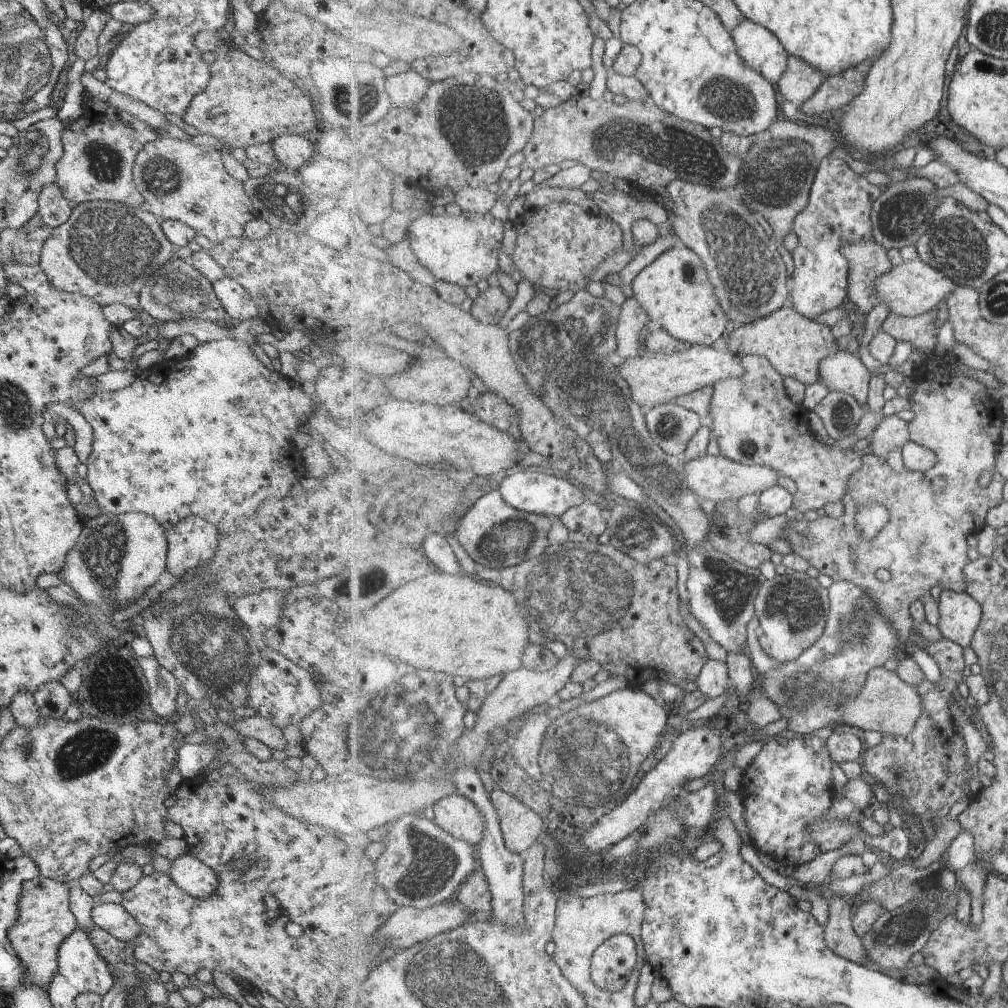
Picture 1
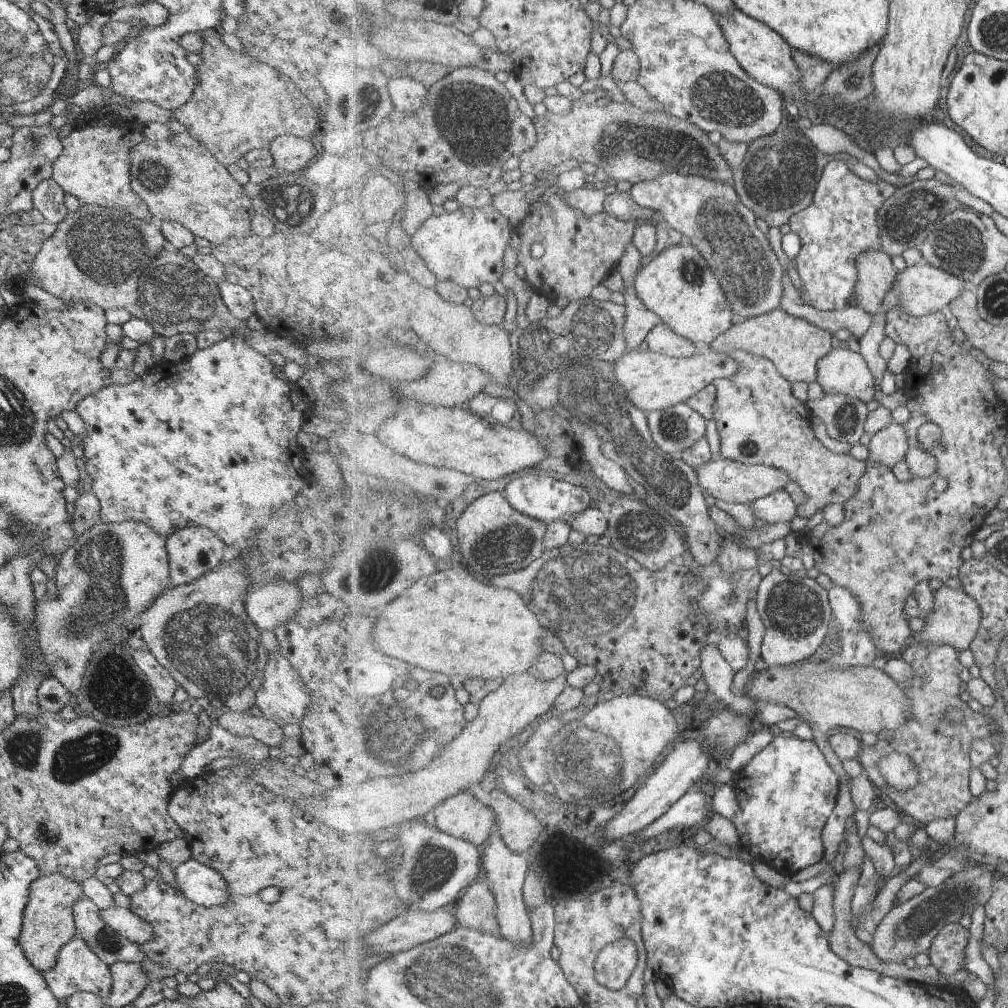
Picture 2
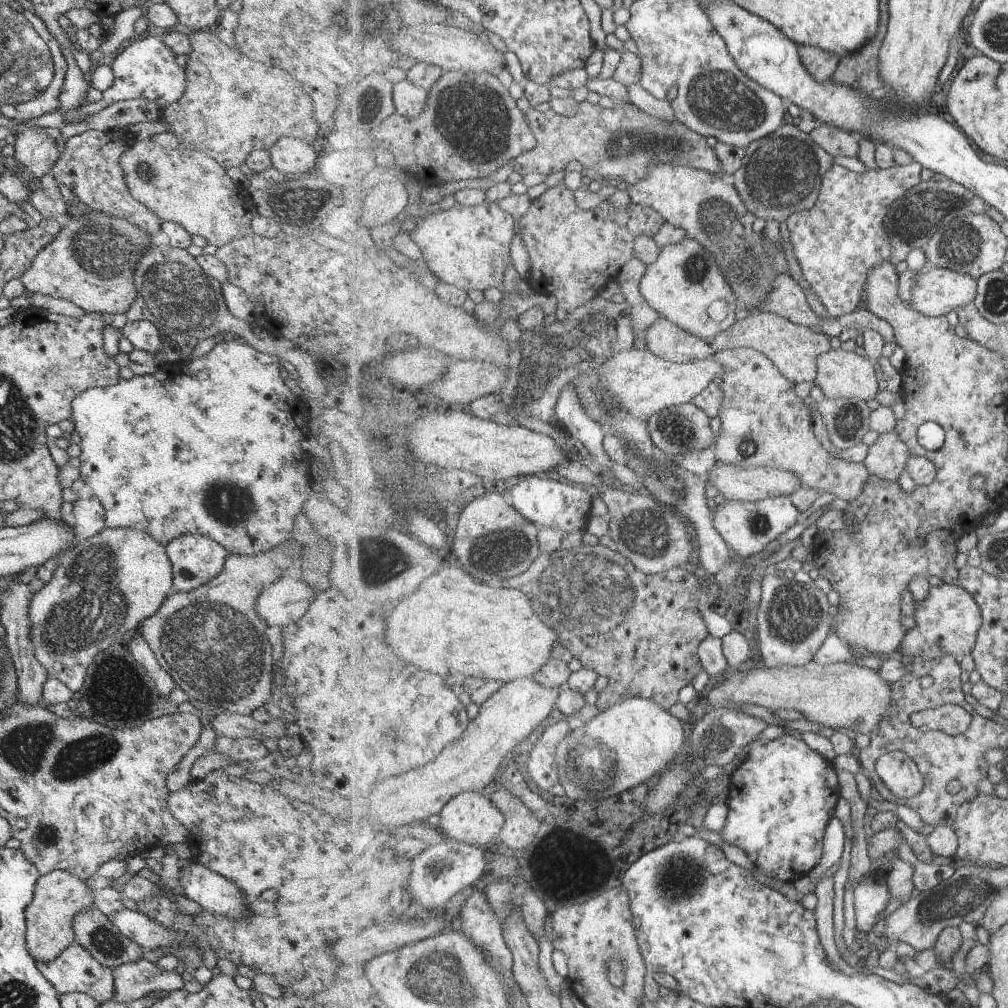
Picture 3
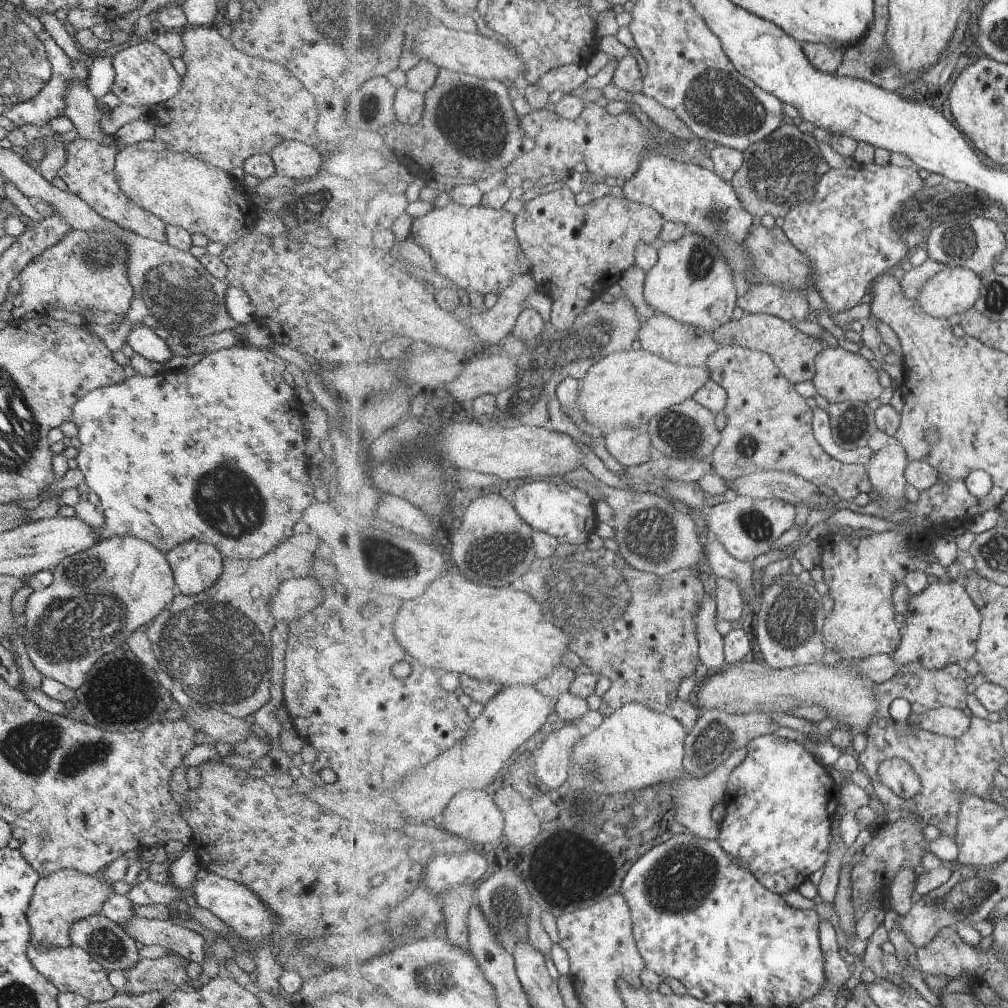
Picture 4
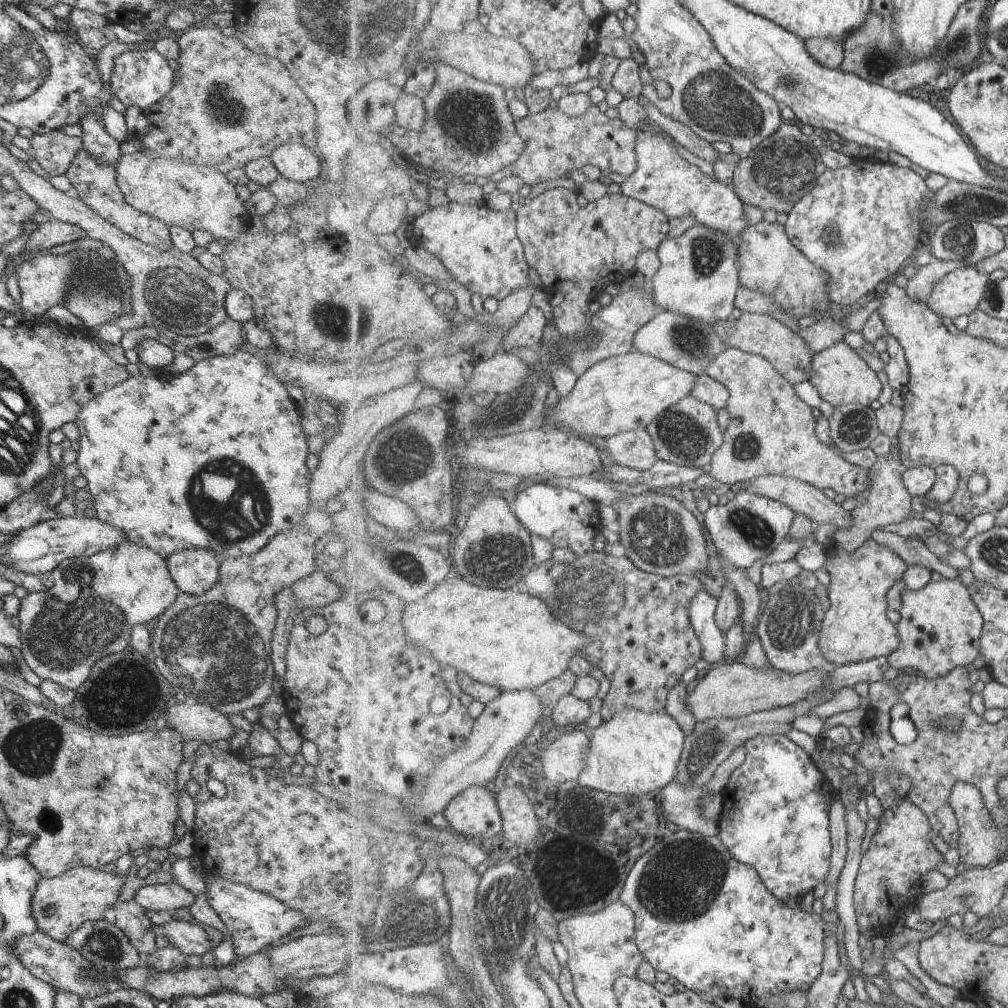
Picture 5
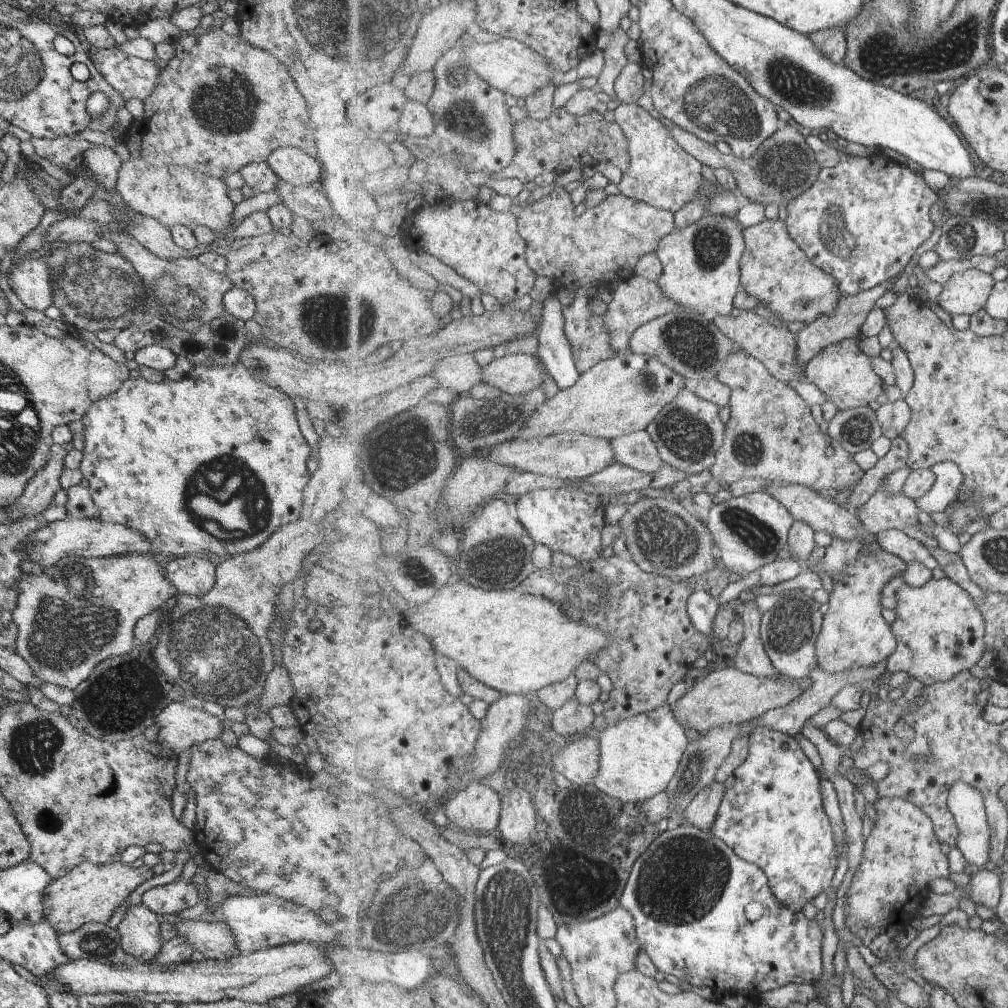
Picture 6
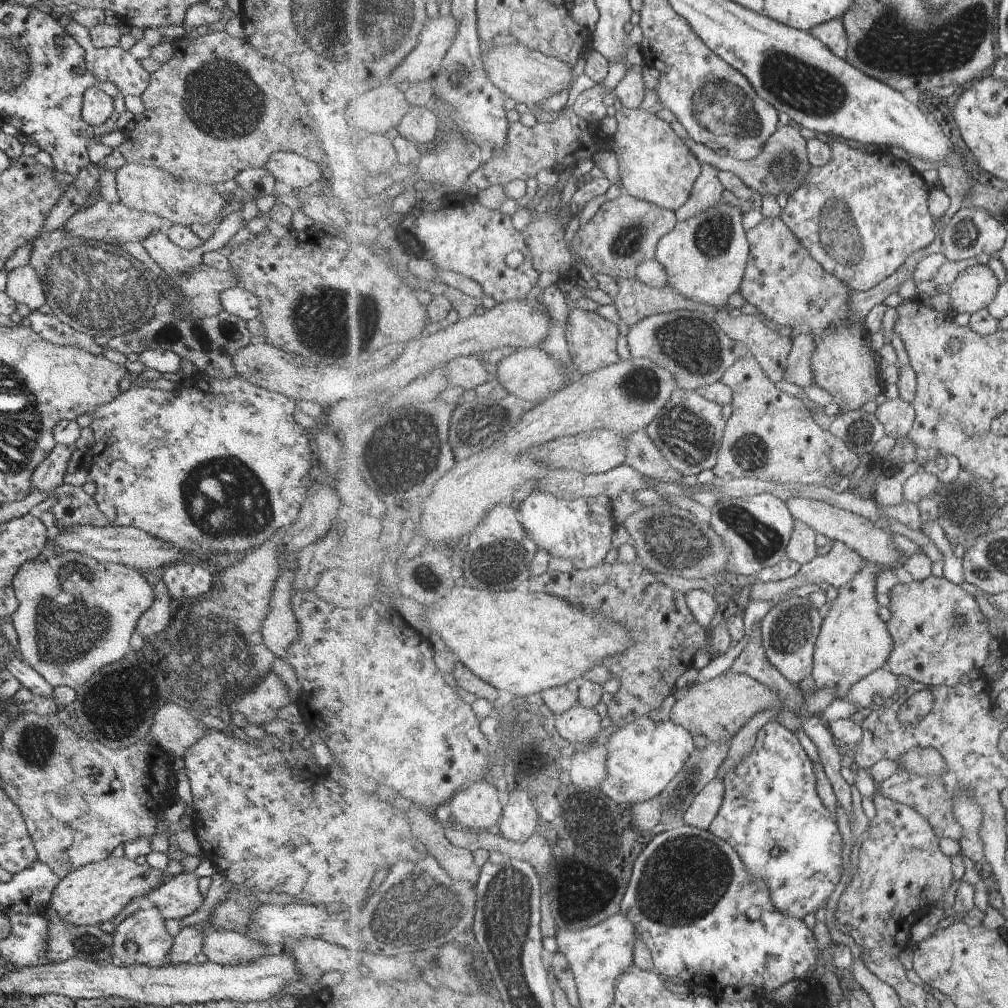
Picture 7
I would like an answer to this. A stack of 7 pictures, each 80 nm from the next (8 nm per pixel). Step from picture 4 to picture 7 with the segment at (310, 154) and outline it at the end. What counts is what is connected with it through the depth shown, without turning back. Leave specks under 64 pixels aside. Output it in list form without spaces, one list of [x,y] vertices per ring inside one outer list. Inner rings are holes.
[[[284,149],[270,154],[269,158],[266,158],[263,167],[274,180],[283,182],[283,184],[287,184],[287,186],[291,186],[292,188],[304,189],[312,185],[315,181],[323,180],[320,170],[310,160],[296,153],[286,152]]]

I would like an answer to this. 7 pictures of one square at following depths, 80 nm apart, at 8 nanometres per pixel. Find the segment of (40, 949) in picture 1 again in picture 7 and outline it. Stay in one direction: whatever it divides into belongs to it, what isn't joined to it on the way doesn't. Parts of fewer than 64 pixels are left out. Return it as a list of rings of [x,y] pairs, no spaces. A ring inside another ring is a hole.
[[[109,854],[103,860],[82,866],[60,879],[52,890],[46,914],[74,925],[98,925],[117,916],[131,898],[147,896],[148,892],[161,886],[162,876],[162,871],[142,860],[132,861],[124,854],[119,857]]]

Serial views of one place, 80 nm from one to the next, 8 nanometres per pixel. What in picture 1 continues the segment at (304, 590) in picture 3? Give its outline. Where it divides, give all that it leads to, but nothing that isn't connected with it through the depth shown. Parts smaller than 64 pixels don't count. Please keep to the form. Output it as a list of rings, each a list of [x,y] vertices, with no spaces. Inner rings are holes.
[[[261,589],[256,593],[232,598],[232,609],[244,624],[245,630],[258,638],[280,620],[286,594],[279,589]]]

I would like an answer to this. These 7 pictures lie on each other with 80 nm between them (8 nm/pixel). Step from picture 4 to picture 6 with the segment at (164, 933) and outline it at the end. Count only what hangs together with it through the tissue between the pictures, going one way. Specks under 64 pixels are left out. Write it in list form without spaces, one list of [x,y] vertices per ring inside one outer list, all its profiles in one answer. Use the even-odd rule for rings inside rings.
[[[187,921],[175,925],[177,935],[181,935],[193,950],[201,952],[207,959],[221,960],[239,954],[236,950],[231,929],[222,922]]]

